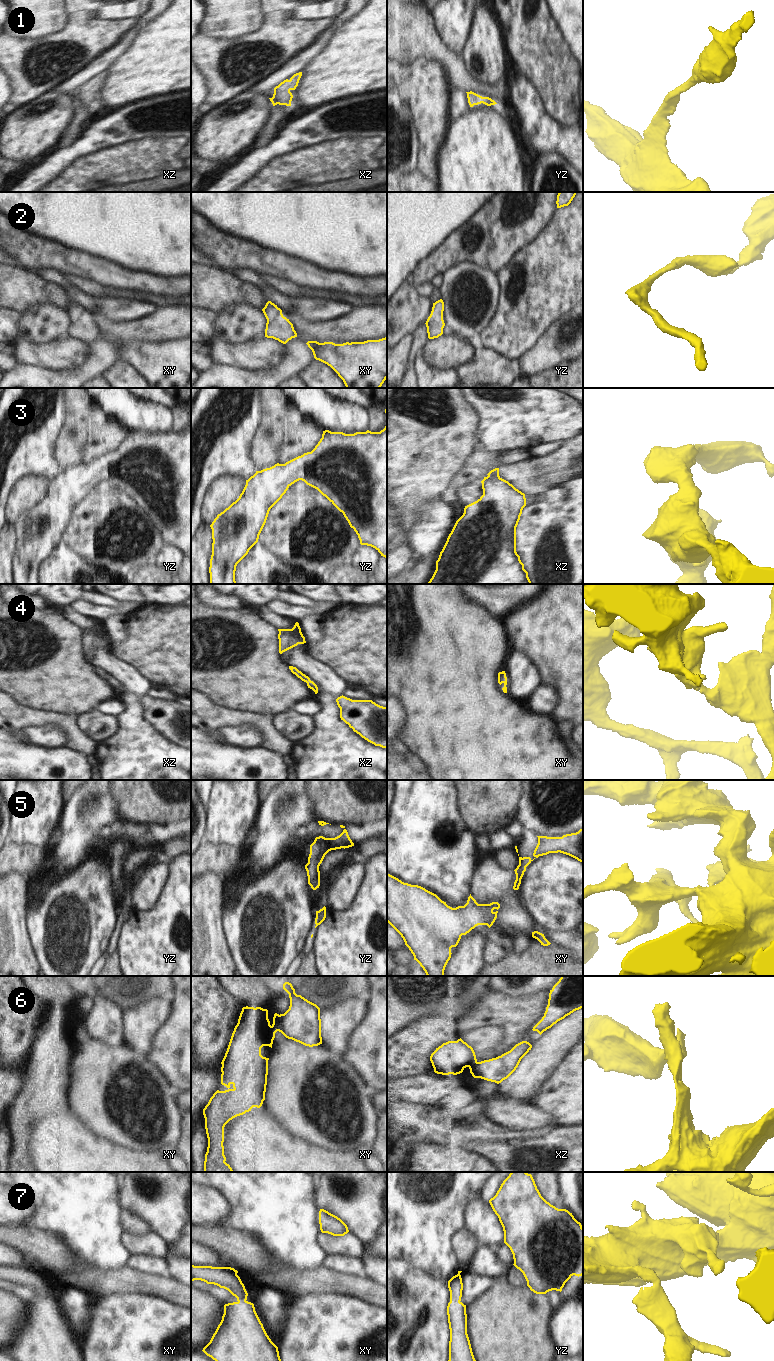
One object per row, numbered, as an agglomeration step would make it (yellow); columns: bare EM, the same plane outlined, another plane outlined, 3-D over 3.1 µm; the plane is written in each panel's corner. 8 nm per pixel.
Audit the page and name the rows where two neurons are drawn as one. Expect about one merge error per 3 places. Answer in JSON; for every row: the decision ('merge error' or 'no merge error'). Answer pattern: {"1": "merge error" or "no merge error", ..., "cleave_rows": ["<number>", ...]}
{"1": "no merge error", "2": "no merge error", "3": "no merge error", "4": "no merge error", "5": "no merge error", "6": "merge error", "7": "no merge error", "cleave_rows": ["6"]}

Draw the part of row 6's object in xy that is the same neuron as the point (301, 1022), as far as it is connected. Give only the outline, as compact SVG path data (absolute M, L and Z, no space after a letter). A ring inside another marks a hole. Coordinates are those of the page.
M285 982L283 989L289 994L290 1006L284 1014L278 1016L278 1031L286 1038L305 1046L313 1047L322 1044L320 1008L301 995L297 995L291 983Z

